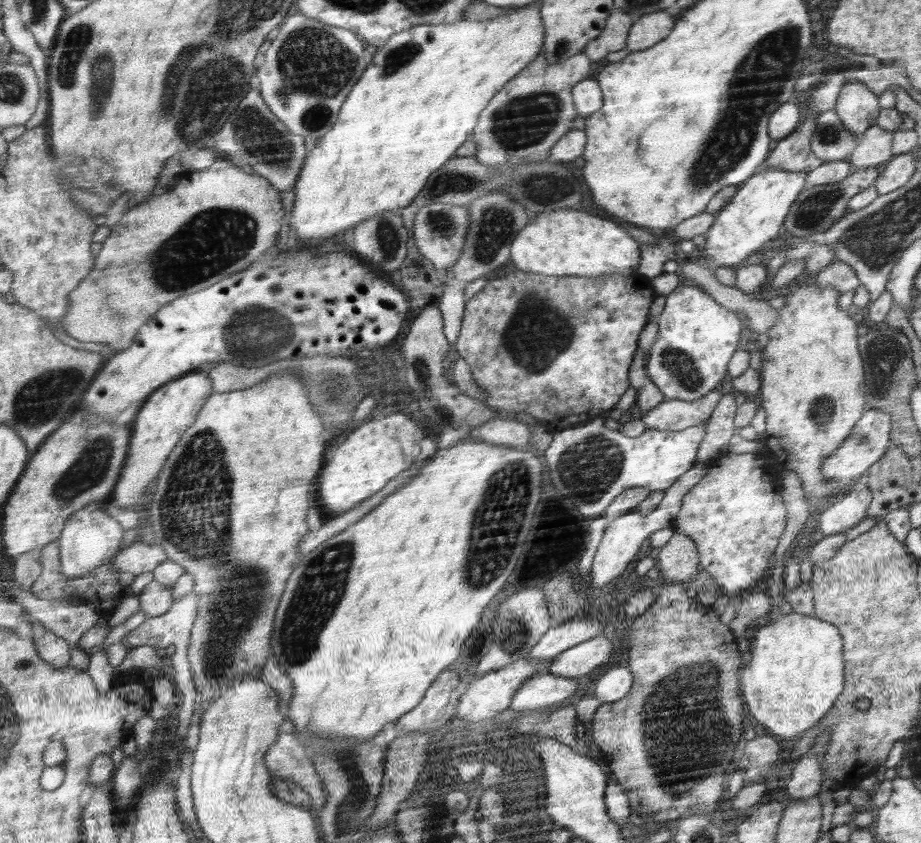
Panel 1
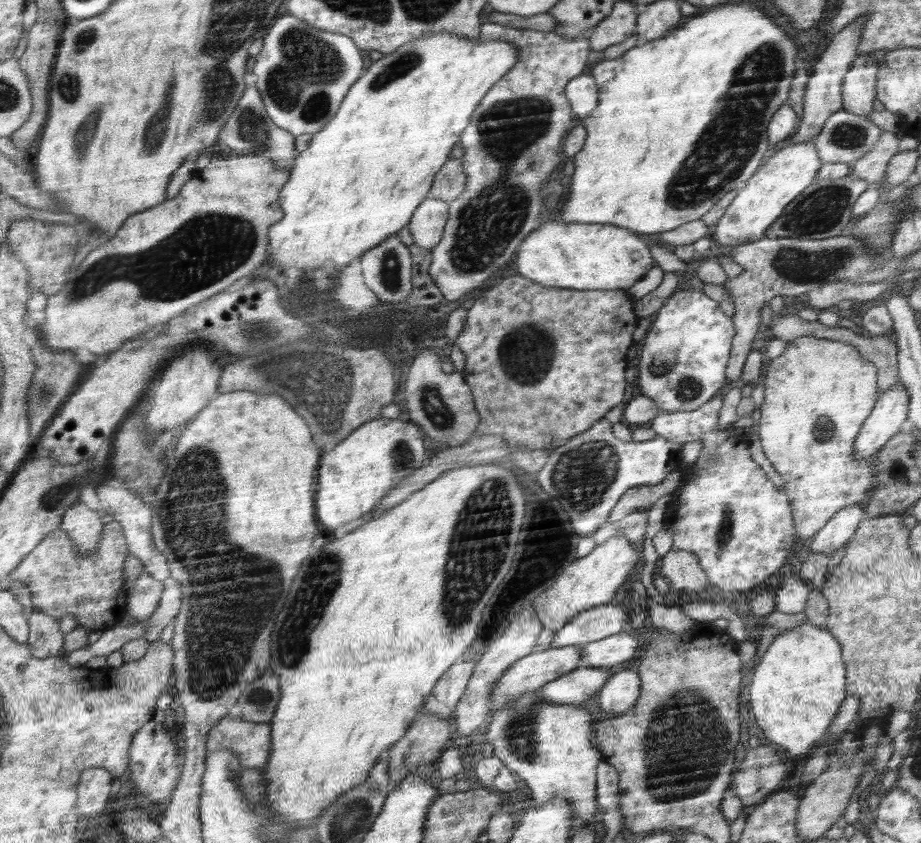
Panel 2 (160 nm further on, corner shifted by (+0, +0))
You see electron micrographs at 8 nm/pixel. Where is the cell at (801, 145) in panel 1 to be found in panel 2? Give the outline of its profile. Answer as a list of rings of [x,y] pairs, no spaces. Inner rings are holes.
[[[858,18],[850,27],[836,33],[831,43],[816,63],[814,71],[808,77],[808,83],[803,96],[803,118],[798,125],[798,132],[792,135],[790,143],[799,143],[814,140],[814,137],[823,130],[824,123],[835,112],[843,108],[843,80],[847,72],[854,65],[858,55],[860,37],[863,34],[865,20]]]

